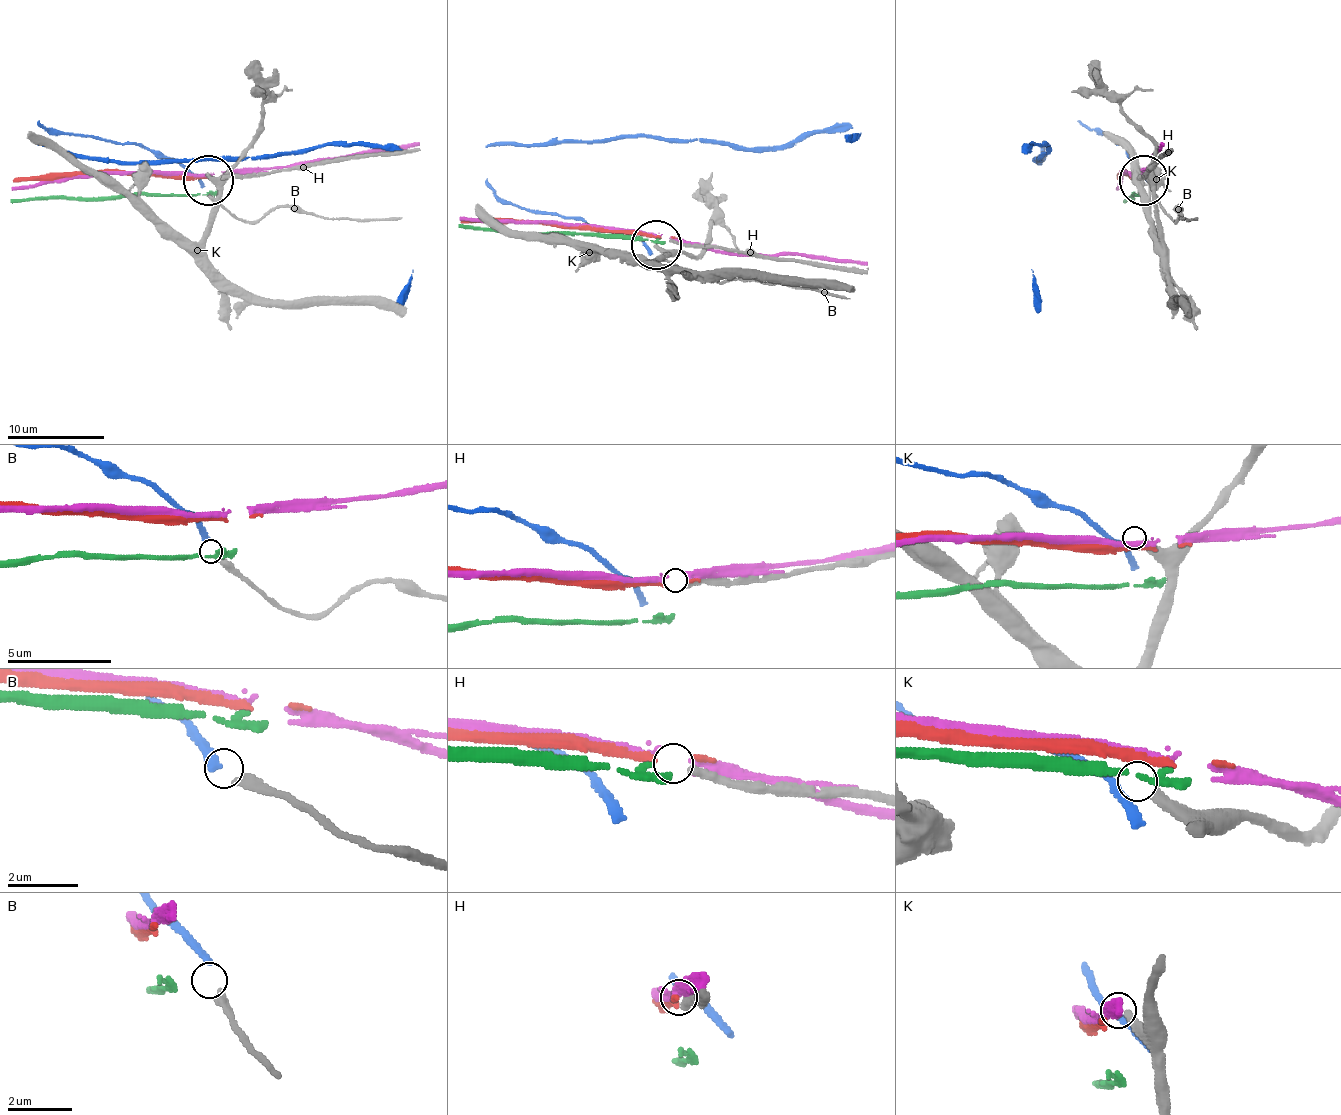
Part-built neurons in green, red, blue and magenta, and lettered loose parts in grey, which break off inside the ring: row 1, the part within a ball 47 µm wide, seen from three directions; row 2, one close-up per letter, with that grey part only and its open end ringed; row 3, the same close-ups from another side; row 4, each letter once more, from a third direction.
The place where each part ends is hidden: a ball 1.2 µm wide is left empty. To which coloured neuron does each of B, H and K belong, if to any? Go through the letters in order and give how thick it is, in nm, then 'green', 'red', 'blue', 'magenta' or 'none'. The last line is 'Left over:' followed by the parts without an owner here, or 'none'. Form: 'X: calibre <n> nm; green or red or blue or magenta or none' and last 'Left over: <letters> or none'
B: calibre 280 nm; blue
H: calibre 260 nm; red
K: calibre 340 nm; none
Left over: K

